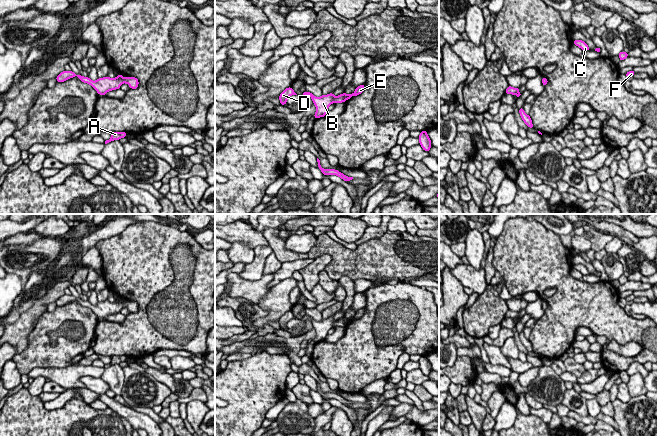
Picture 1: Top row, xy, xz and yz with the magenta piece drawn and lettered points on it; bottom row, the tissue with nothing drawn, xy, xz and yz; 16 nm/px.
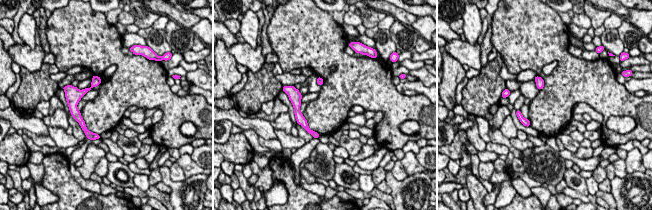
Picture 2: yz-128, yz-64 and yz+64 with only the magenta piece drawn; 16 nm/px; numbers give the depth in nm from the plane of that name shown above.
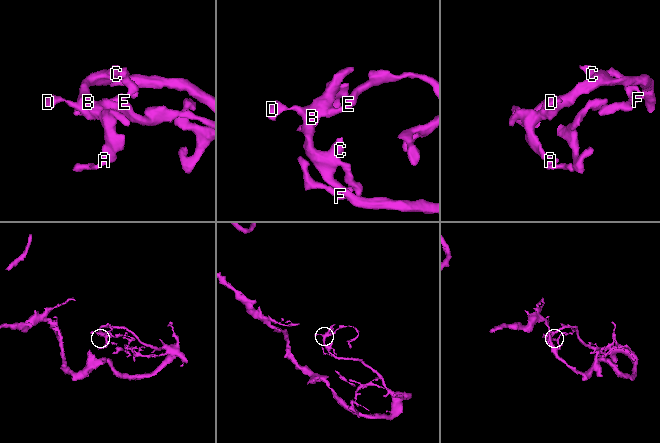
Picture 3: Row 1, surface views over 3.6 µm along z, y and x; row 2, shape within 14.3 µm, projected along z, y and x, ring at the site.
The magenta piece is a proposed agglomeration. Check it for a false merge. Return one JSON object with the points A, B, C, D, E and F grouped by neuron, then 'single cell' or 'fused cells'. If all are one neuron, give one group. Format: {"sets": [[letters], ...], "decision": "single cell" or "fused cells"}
{"sets": [["A", "B", "C", "D", "E", "F"]], "decision": "single cell"}

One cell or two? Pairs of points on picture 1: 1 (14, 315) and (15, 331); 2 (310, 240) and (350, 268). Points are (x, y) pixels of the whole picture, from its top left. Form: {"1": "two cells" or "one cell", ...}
{"1": "two cells", "2": "two cells"}

